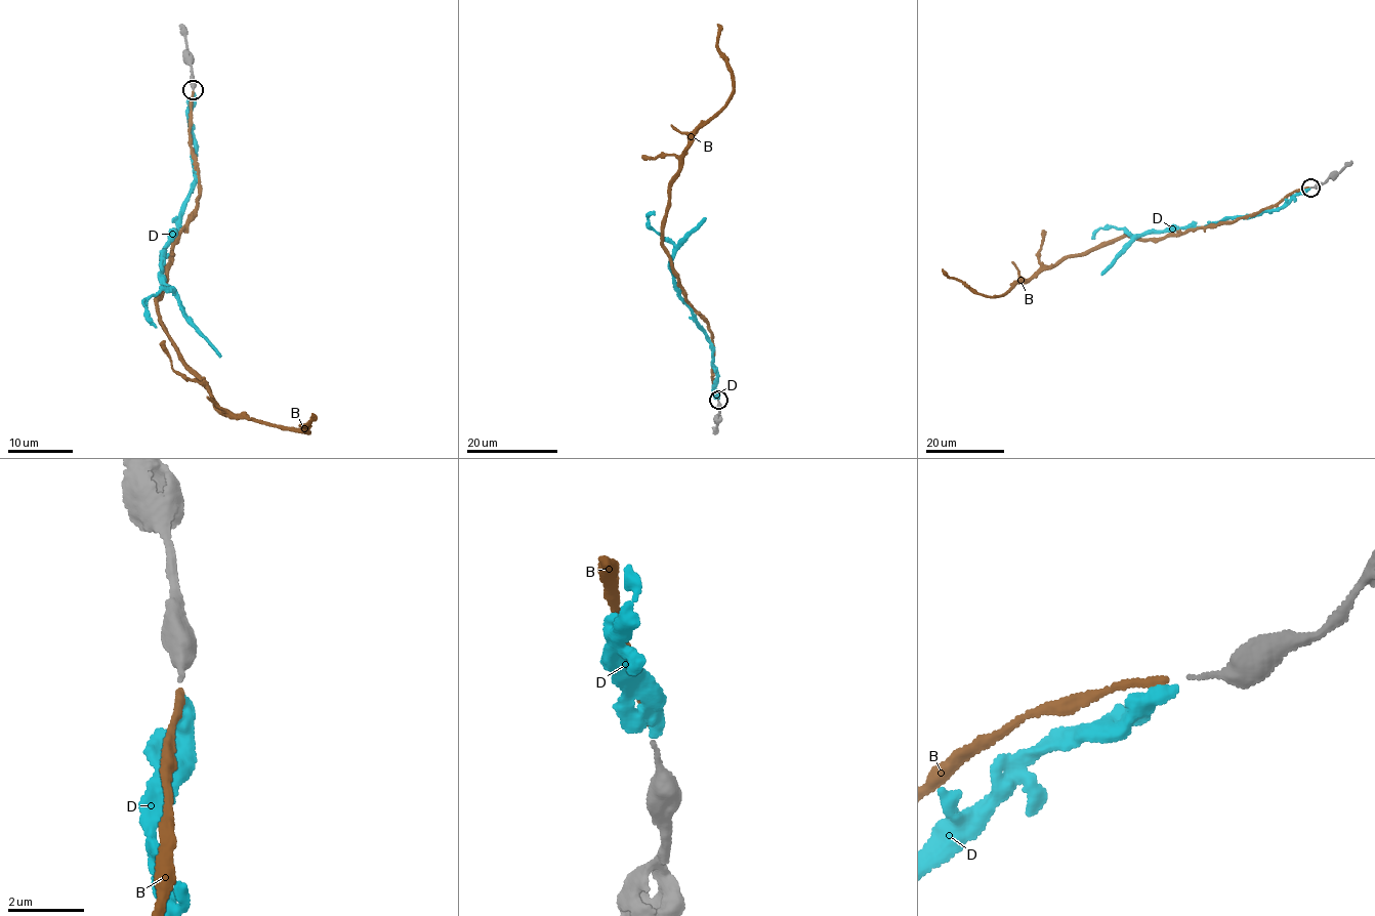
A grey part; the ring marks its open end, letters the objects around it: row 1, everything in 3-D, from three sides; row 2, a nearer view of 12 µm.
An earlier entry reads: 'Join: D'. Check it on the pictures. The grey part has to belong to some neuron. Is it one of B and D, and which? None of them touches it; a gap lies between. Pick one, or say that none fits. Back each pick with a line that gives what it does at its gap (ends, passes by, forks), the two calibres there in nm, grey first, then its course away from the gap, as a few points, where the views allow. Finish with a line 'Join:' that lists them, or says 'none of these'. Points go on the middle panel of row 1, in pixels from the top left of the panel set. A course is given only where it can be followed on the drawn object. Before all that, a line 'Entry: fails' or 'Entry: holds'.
Entry: fails
B: it ends | 110/180 nm | via (717, 398), (708, 322), (685, 298), (661, 236), (678, 156), (732, 90), (731, 68), (717, 48), (717, 25)
Join: B

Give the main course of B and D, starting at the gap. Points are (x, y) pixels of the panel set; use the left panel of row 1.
B: (193, 91), (199, 207), (171, 251), (157, 300), (161, 321), (221, 412), (309, 433), (300, 425), (311, 414)
D: (194, 92), (188, 115), (197, 179), (165, 248), (161, 275), (173, 290), (162, 288), (147, 302), (156, 327)

